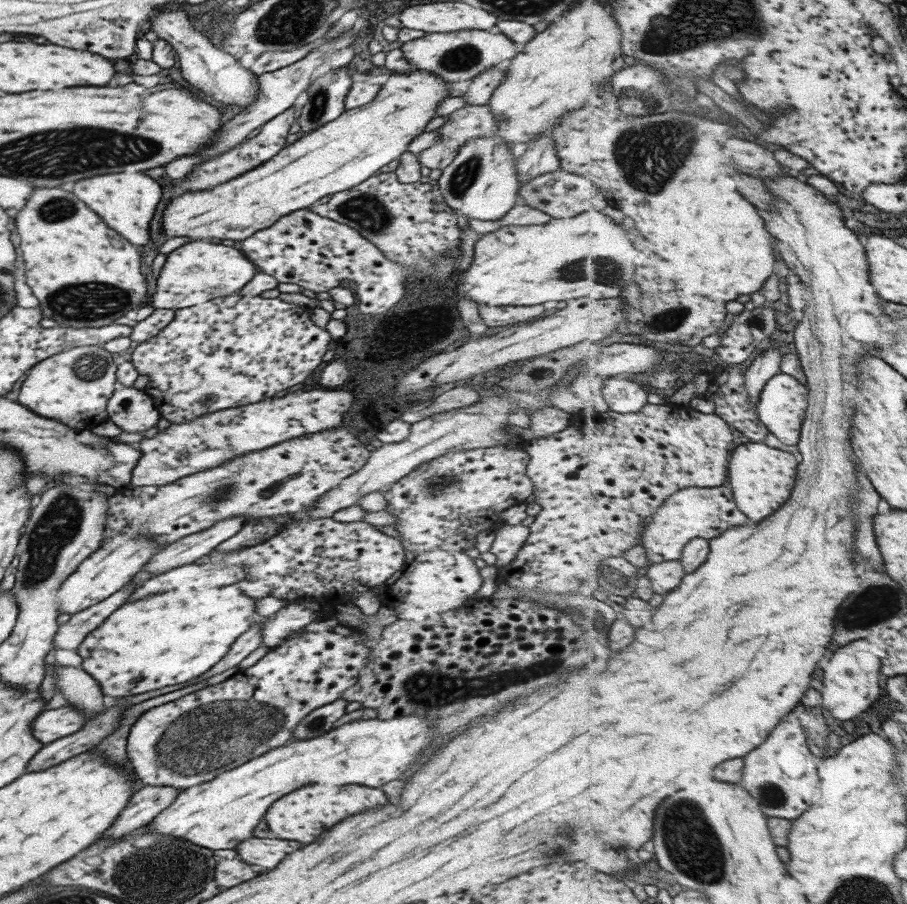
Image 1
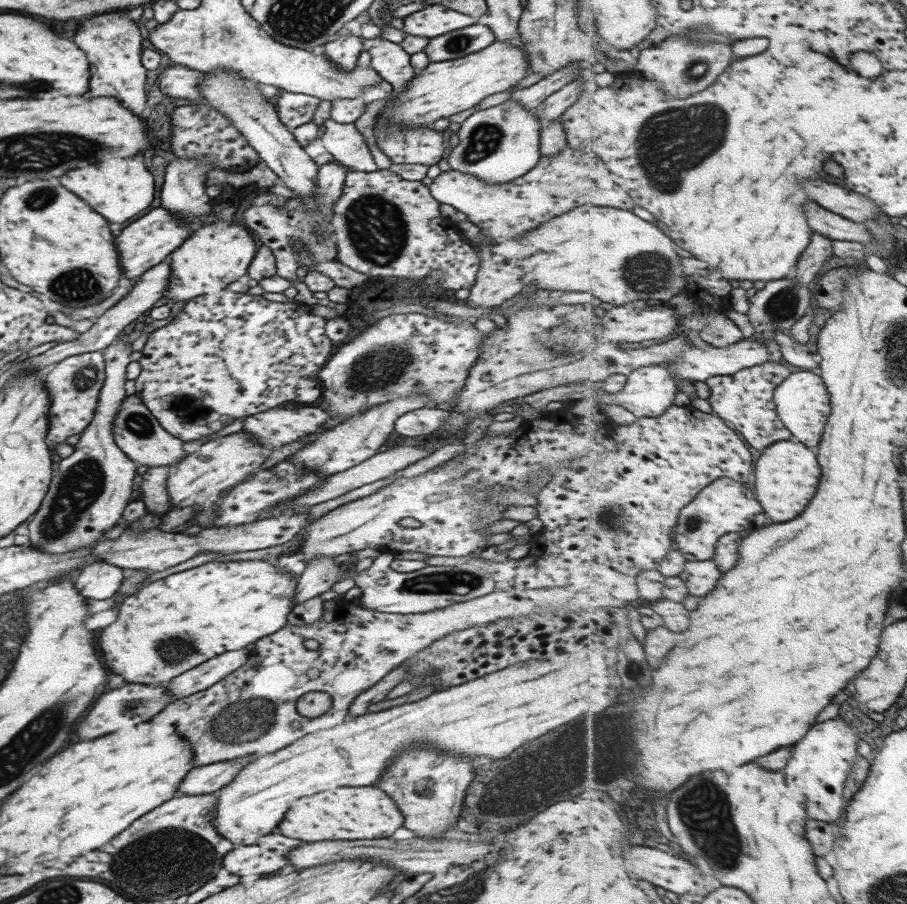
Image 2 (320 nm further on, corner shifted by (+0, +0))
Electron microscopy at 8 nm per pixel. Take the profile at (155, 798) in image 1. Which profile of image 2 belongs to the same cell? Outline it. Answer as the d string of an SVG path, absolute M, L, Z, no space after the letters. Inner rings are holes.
M248 754L236 760L196 766L193 770L189 770L189 774L183 778L177 792L185 795L215 793L222 786L229 784L232 778L235 778L236 774L255 757L257 756Z

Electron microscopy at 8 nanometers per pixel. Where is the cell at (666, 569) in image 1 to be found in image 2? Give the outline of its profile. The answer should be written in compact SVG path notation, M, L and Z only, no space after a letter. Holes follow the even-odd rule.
M713 559L704 561L688 561L680 577L687 583L689 595L707 597L713 593L724 572Z

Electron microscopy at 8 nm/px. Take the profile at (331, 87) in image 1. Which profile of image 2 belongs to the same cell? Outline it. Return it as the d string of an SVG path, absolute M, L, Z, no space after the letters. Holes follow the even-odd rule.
M339 32L334 39L331 38L325 44L323 44L323 56L327 57L339 70L350 71L353 67L356 66L356 60L358 54L362 48L362 39L360 37L354 36L353 34L347 32Z

